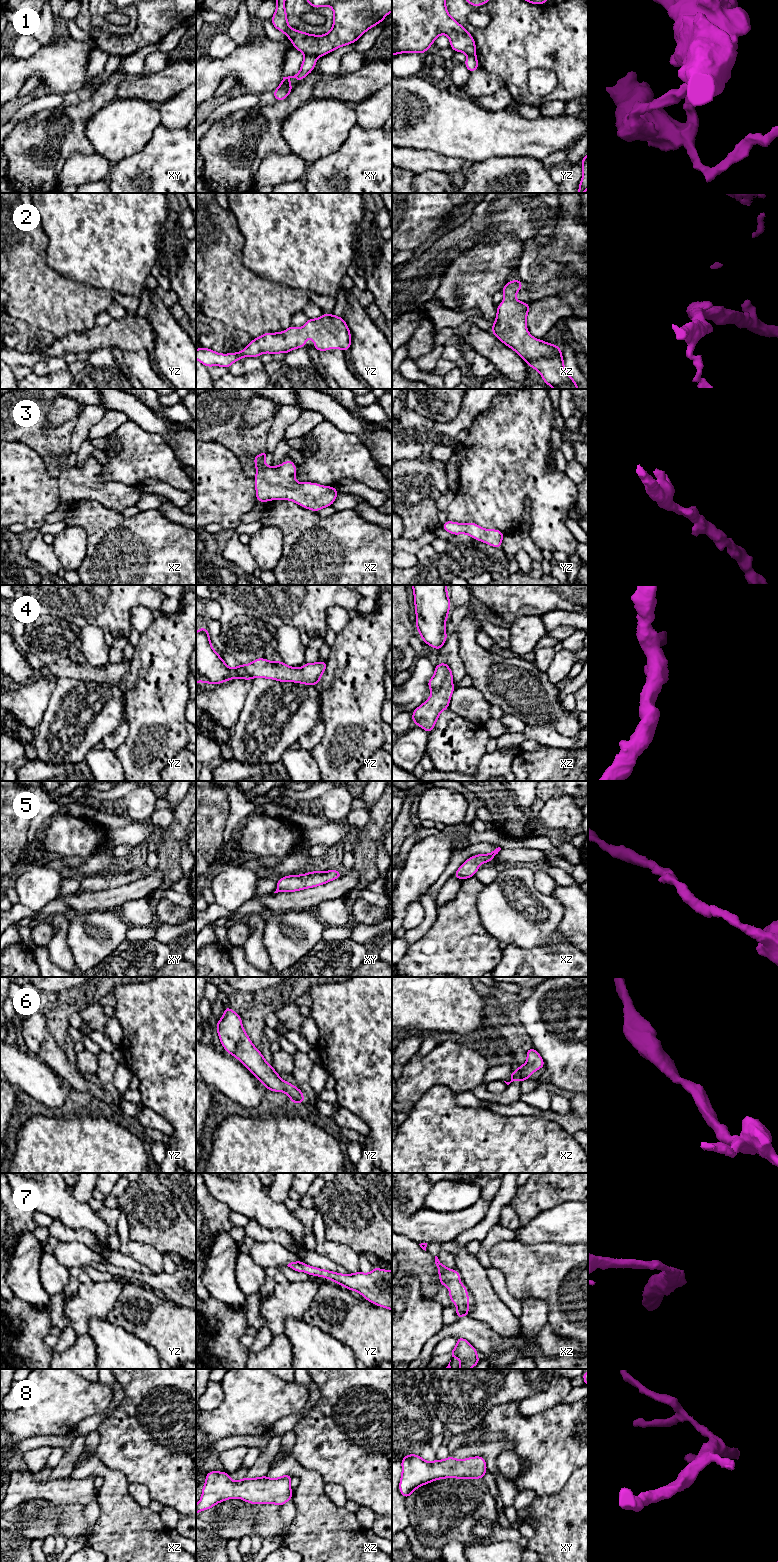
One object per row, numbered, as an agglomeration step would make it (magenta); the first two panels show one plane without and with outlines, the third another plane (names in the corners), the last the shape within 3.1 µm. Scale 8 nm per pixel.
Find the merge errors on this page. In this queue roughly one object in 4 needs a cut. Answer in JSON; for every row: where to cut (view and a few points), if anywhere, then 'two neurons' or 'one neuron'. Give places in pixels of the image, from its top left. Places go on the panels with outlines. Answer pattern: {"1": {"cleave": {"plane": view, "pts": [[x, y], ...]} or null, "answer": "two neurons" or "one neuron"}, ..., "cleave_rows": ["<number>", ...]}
{"1": {"cleave": {"plane": "xy", "pts": [[305, 54], [315, 58]]}, "answer": "two neurons"}, "2": {"cleave": null, "answer": "one neuron"}, "3": {"cleave": null, "answer": "one neuron"}, "4": {"cleave": null, "answer": "one neuron"}, "5": {"cleave": null, "answer": "one neuron"}, "6": {"cleave": null, "answer": "one neuron"}, "7": {"cleave": null, "answer": "one neuron"}, "8": {"cleave": null, "answer": "one neuron"}, "cleave_rows": ["1"]}

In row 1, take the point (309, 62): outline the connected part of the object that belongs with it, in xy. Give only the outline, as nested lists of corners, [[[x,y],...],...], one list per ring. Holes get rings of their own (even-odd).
[[[305,55],[305,58],[301,64],[300,72],[294,76],[283,77],[279,87],[272,92],[276,101],[282,101],[286,99],[289,93],[293,90],[294,87],[292,87],[289,82],[290,78],[295,78],[298,82],[300,82],[305,76],[313,71],[315,66],[316,58]]]

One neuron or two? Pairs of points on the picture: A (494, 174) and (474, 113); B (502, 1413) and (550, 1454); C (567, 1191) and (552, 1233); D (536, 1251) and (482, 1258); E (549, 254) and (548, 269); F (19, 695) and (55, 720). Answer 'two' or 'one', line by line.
A: two
B: one
C: two
D: two
E: two
F: two

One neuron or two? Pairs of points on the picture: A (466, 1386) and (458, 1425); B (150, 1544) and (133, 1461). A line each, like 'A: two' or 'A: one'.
A: one
B: two

